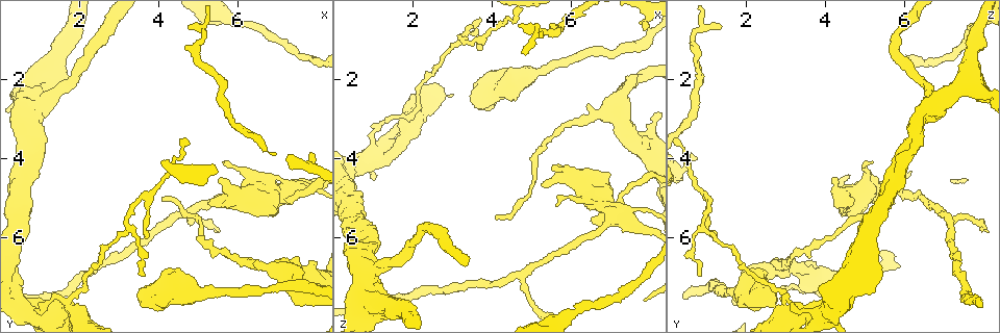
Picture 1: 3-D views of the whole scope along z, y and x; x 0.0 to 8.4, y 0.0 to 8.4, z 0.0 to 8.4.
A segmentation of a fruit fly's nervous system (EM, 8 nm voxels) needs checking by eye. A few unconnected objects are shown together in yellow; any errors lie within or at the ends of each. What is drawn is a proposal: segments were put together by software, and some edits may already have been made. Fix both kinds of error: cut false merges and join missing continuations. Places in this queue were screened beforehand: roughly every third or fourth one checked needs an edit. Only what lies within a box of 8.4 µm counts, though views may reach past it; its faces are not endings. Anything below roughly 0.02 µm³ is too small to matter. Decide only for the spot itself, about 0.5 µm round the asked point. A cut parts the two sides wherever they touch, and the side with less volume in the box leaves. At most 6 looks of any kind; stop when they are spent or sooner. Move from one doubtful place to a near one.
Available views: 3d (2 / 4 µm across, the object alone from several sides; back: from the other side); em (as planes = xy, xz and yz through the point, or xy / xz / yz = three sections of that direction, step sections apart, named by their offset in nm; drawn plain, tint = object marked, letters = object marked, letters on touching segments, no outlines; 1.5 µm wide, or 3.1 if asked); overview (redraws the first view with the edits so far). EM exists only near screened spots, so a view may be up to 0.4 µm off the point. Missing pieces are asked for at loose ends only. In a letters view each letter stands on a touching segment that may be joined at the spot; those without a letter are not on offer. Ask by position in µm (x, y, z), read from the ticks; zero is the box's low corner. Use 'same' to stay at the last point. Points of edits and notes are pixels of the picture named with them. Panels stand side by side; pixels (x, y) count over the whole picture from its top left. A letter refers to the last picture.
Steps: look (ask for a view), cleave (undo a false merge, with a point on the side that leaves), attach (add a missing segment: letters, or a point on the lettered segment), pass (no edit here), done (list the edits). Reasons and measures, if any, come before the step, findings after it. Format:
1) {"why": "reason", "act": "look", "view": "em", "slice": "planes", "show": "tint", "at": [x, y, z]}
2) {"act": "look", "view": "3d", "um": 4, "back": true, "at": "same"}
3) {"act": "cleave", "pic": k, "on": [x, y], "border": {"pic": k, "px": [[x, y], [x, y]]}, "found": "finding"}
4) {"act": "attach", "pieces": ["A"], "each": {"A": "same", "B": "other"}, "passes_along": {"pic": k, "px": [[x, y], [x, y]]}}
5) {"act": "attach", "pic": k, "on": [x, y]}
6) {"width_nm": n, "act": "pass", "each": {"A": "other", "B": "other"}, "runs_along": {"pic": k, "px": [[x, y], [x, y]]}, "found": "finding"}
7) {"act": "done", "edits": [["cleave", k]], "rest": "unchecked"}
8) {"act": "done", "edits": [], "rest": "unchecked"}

{"why": "calibre changes", "act": "look", "view": "em", "slice": "planes", "show": "letters", "at": [6.25, 6.65, 3.00]}

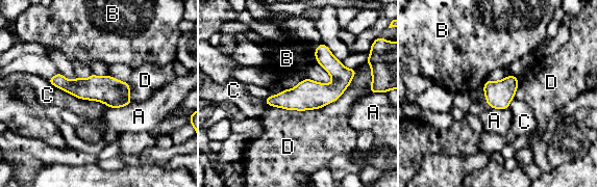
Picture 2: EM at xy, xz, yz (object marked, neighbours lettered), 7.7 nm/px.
{"act": "pass", "each": {"A": "other", "B": "other", "C": "other", "D": "other"}, "border": {"pic": 2, "px": [[46, 79], [110, 108]]}, "found": "continuous, no second neuron"}

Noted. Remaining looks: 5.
{"why": "long arm stops here", "act": "look", "view": "em", "slice": "xz", "step": 4, "show": "letters", "at": [4.10, 4.90, 5.50]}

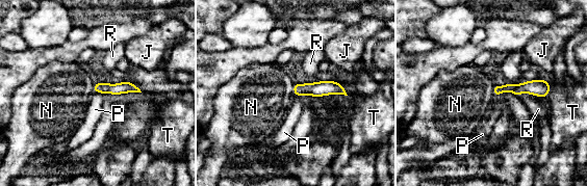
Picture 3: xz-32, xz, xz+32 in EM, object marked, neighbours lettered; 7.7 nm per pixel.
{"act": "attach", "pieces": ["N"], "each": {"J": "other", "N": "same", "P": "other", "R": "other", "T": "other"}, "passes_along": {"pic": 3, "px": [[321, 88], [294, 89], [262, 94]]}, "found": "it goes on there"}

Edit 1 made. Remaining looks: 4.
{"why": "see it whole again", "act": "look", "view": "overview"}

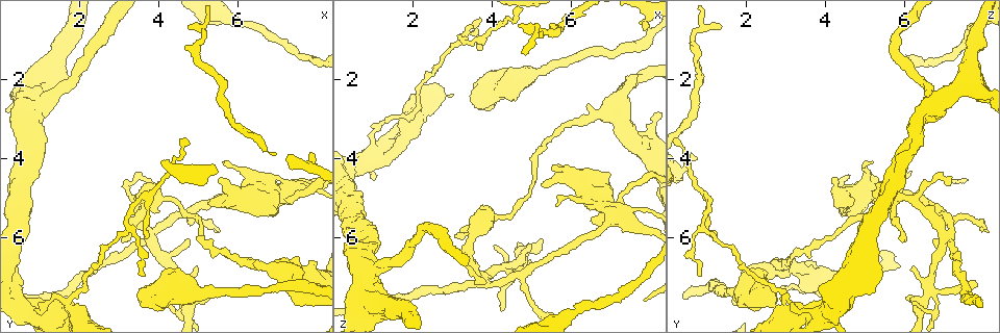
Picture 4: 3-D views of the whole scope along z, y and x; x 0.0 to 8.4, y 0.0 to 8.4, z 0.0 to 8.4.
{"why": "tapers out", "act": "look", "view": "em", "slice": "xz", "step": 4, "show": "letters", "at": [4.25, 7.20, 7.85]}

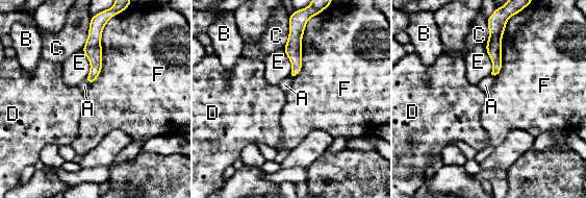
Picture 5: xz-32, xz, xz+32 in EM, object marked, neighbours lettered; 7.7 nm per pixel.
{"act": "look", "view": "em", "slice": "yz", "step": 8, "show": "letters", "at": "same"}

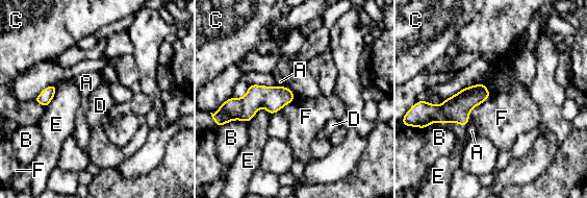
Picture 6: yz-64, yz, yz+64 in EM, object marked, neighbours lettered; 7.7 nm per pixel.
{"act": "pass", "each": {"A": "other", "B": "other", "C": "other", "D": "other", "E": "other", "F": "other"}, "found": "none of them fits"}

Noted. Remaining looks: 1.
{"act": "done", "edits": [["attach", 3]], "rest": "unchecked"}

